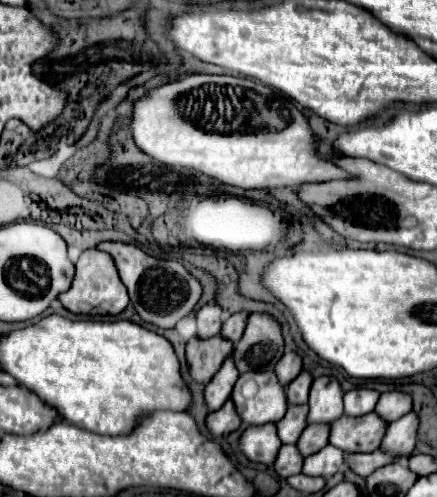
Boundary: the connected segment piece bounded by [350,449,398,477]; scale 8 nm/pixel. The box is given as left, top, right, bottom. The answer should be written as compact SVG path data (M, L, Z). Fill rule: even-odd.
M378 449L374 453L366 453L366 455L354 455L354 459L350 461L350 467L362 475L362 477L368 477L372 471L388 465L388 463L394 463L398 457L390 455L388 451L384 449Z

